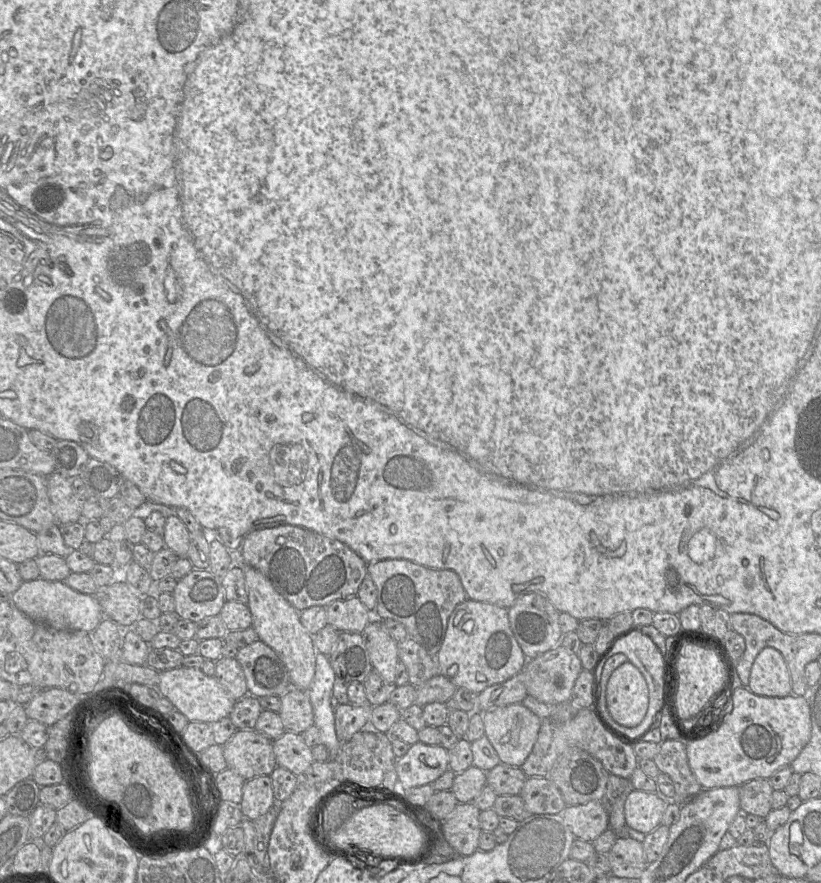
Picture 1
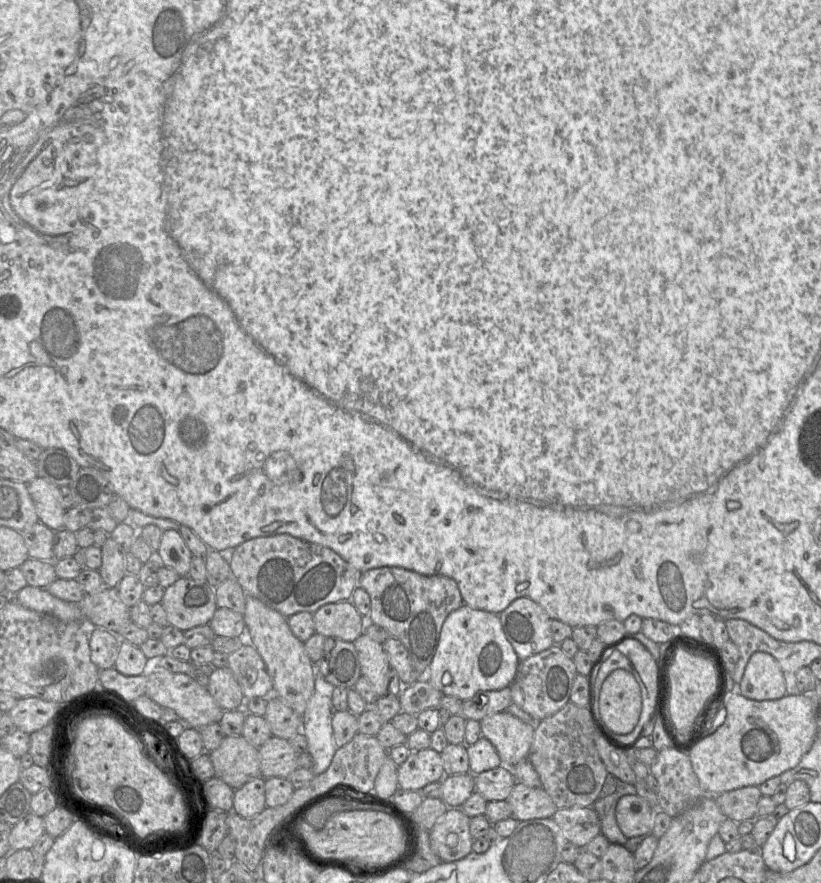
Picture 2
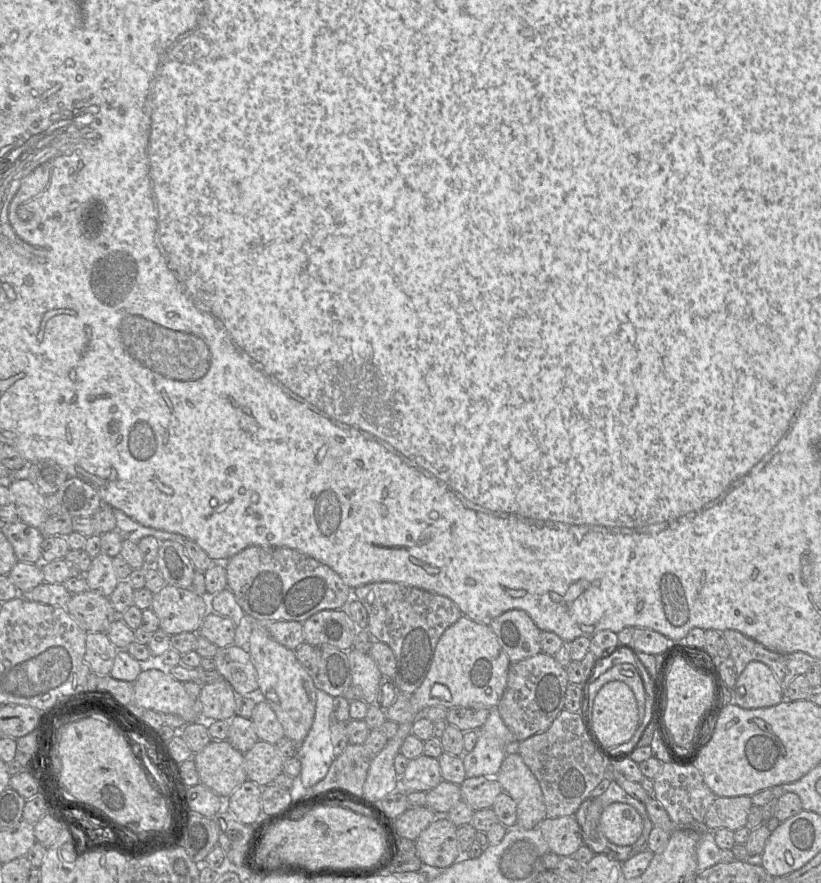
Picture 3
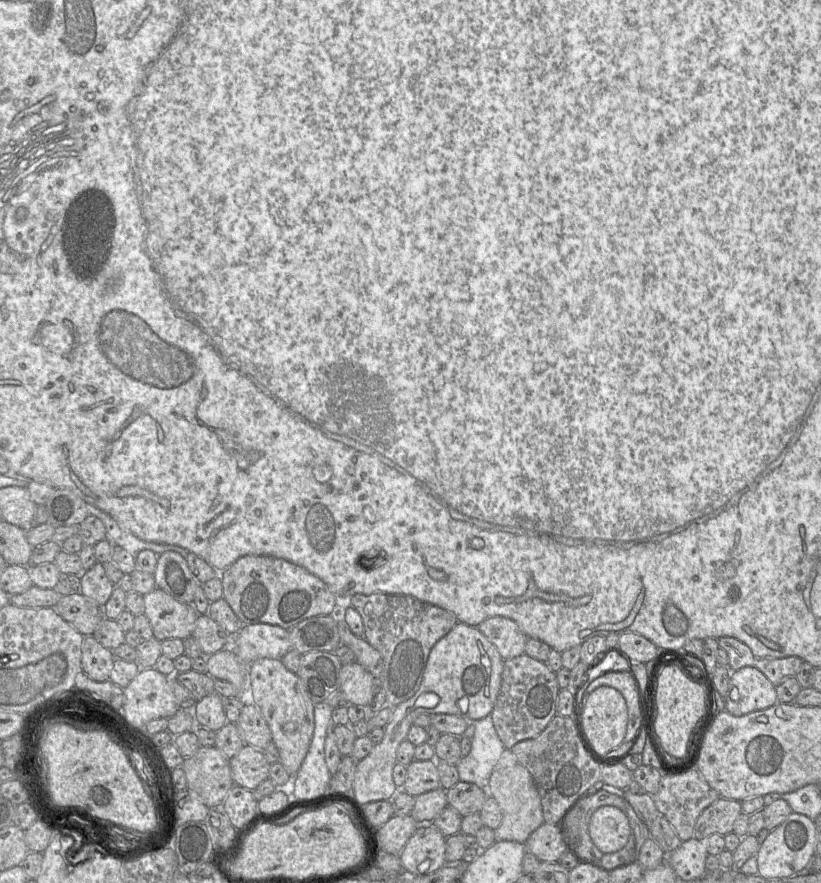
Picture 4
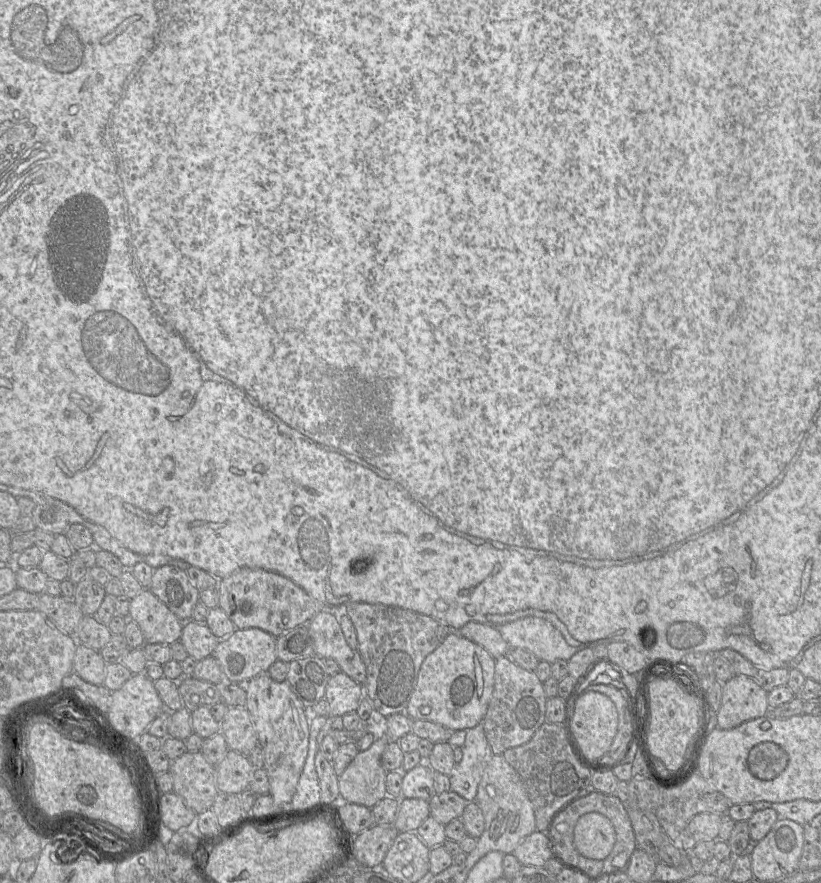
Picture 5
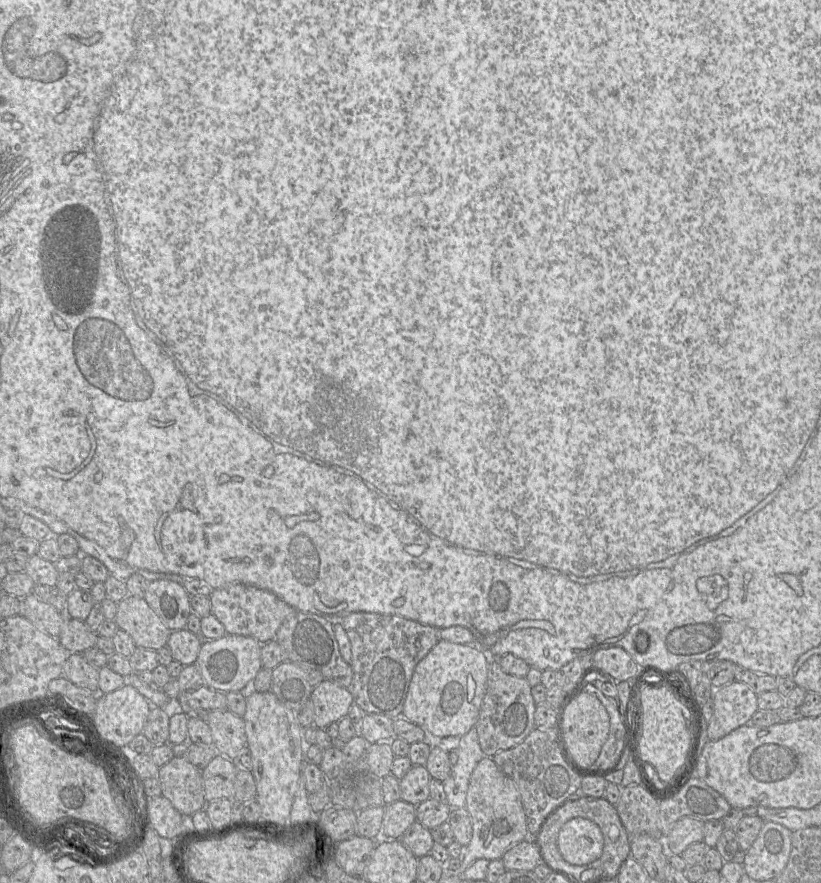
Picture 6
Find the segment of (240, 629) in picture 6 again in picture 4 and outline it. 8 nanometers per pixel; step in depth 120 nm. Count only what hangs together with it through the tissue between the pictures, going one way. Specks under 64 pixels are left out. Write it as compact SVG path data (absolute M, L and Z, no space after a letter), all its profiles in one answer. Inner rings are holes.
M245 555L219 574L223 598L244 625L267 623L288 630L306 618L331 614L336 605L337 595L324 581L284 559Z

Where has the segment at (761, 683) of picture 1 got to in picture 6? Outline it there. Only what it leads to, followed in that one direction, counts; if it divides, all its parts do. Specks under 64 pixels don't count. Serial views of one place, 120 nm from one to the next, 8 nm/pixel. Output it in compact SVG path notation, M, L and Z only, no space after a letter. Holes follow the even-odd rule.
M733 682L714 690L713 714L707 728L709 741L721 739L750 722L759 710L758 695L745 683Z

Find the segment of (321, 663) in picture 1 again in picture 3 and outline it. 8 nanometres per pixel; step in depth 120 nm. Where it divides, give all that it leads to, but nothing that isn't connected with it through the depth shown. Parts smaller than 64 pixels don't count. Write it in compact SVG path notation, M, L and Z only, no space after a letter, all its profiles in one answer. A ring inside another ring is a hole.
M316 688L313 724L296 754L301 763L300 775L294 779L296 790L309 789L321 781L335 759L331 741L333 700L332 696Z

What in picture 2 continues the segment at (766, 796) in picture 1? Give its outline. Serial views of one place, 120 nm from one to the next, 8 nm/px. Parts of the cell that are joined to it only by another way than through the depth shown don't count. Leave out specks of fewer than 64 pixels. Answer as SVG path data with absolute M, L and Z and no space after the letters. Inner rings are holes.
M747 786L715 796L716 802L726 818L737 823L755 820L757 805L762 794L757 786Z

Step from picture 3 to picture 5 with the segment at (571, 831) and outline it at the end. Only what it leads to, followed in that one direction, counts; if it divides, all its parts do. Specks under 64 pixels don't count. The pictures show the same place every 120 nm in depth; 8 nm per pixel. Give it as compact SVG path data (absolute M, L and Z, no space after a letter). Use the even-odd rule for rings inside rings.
M535 831L525 839L511 853L522 865L544 866L554 857L552 843L546 832Z

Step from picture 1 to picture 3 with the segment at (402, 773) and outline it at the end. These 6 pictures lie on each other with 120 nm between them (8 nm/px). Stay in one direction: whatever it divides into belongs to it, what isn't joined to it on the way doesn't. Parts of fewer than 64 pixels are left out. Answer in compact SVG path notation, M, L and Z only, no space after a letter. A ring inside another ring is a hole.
M422 754L408 761L401 777L400 789L405 793L428 792L442 781L439 760Z

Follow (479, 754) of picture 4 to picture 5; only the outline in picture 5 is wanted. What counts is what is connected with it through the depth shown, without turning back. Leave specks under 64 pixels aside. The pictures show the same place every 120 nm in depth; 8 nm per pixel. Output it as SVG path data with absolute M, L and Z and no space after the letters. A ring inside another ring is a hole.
M482 722L466 730L462 746L463 757L455 763L449 776L450 790L467 802L472 802L478 790L482 774L493 756Z

